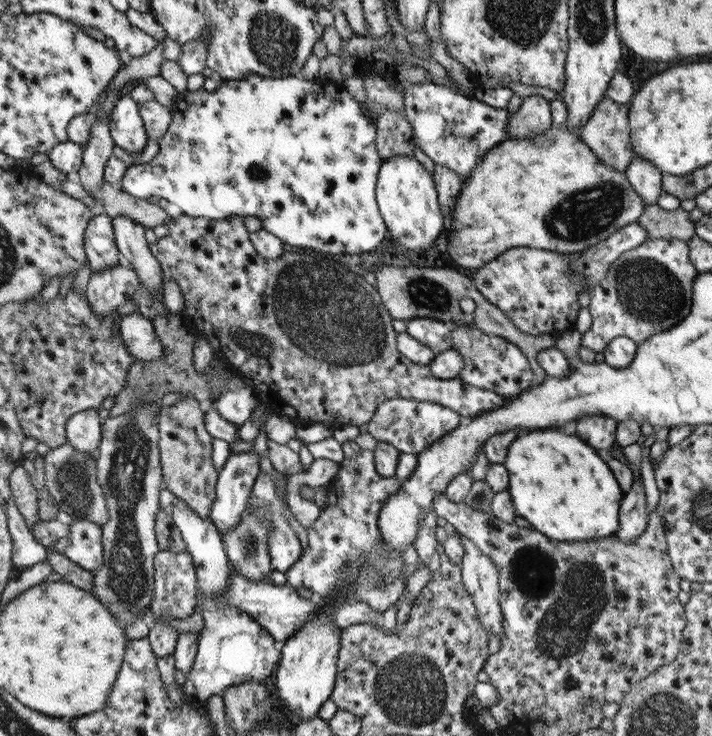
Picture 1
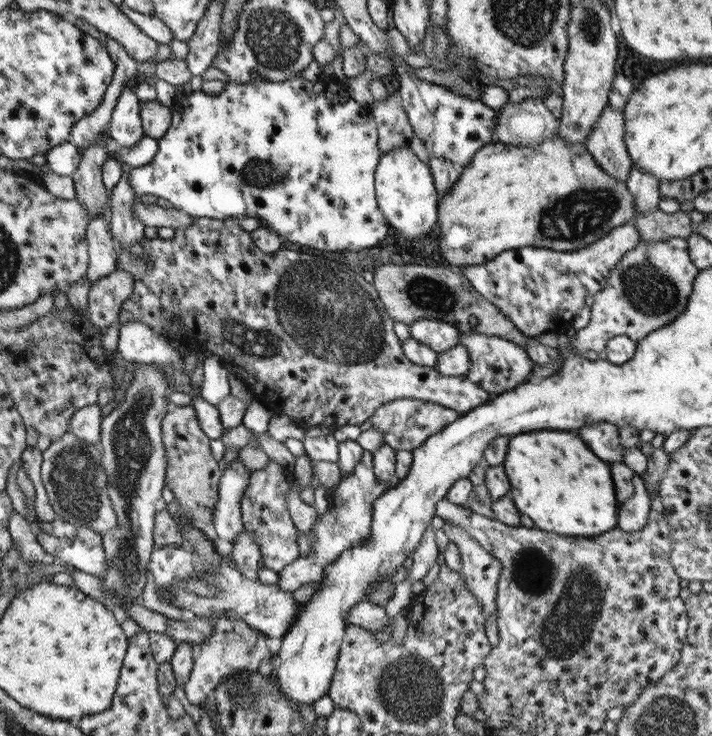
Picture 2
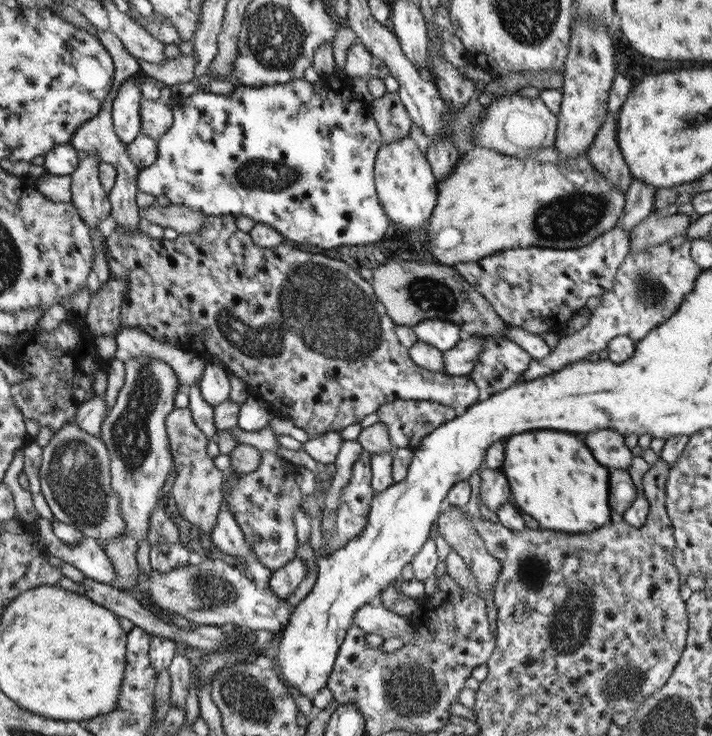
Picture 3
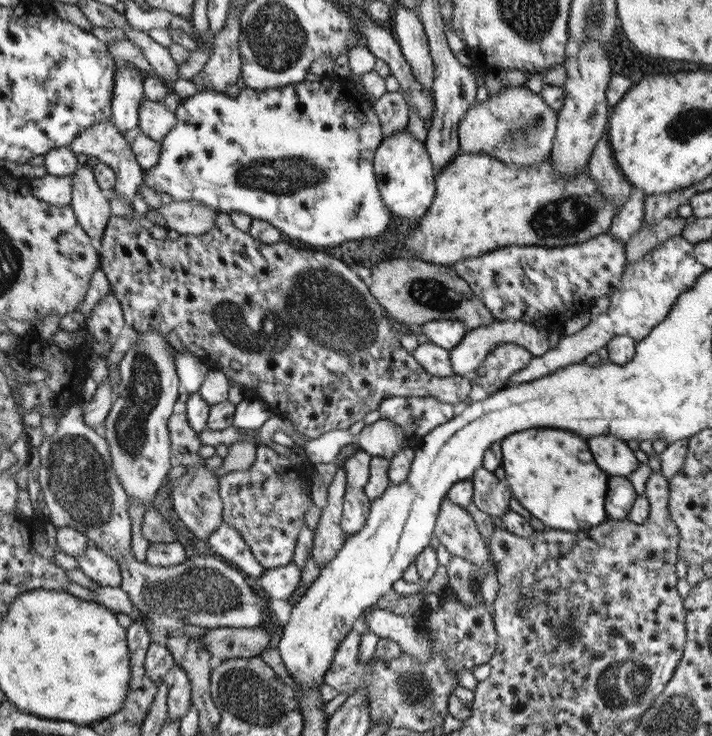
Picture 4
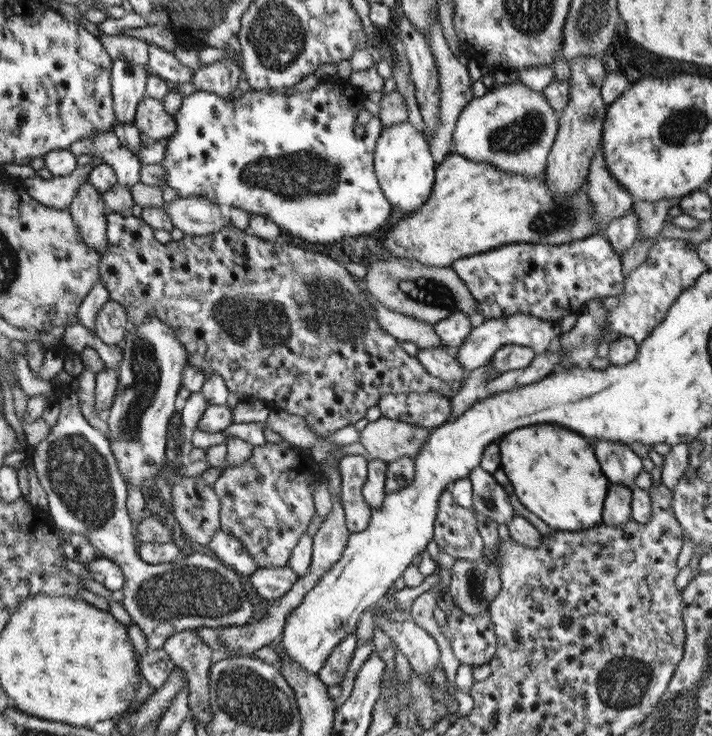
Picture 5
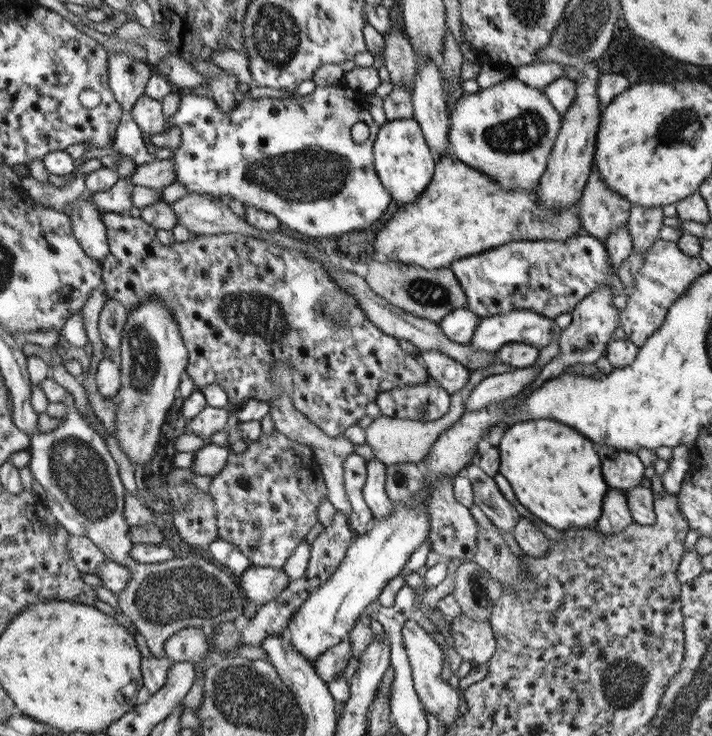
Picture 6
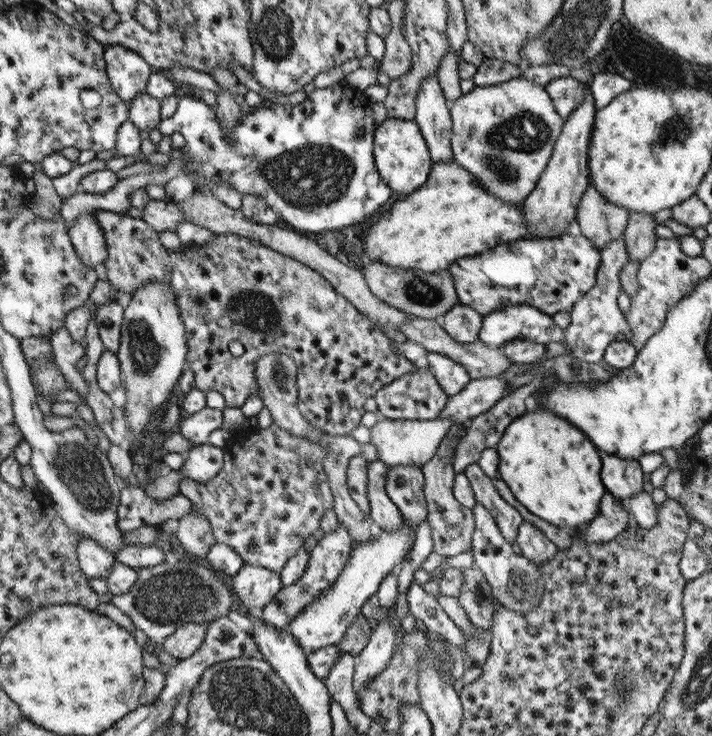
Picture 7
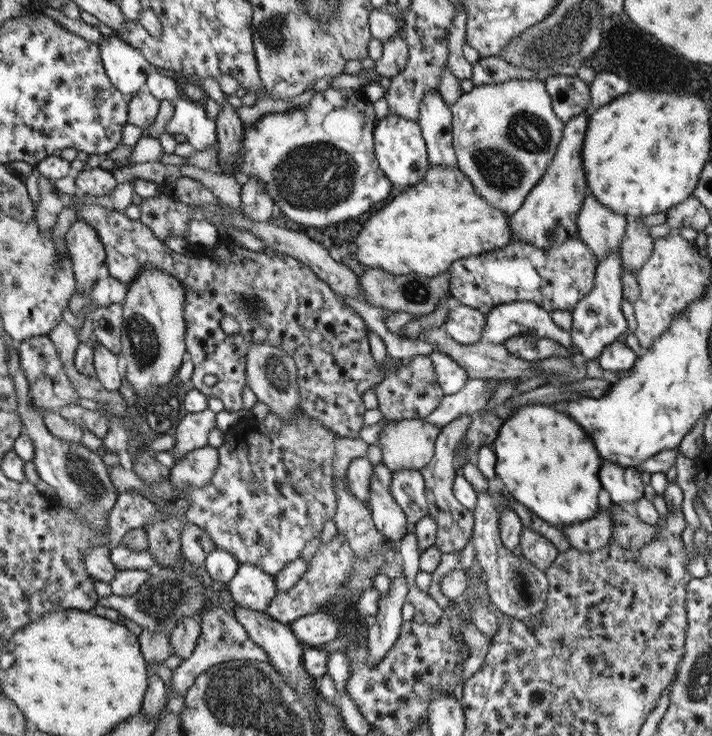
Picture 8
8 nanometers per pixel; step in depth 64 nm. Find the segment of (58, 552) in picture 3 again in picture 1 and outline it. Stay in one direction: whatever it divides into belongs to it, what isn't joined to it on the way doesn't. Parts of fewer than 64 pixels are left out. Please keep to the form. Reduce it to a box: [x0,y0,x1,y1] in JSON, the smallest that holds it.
[50,519,104,572]

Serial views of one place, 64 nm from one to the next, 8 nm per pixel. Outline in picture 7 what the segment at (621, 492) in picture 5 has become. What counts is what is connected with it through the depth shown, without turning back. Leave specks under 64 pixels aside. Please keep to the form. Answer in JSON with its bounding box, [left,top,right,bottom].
[574,490,630,544]

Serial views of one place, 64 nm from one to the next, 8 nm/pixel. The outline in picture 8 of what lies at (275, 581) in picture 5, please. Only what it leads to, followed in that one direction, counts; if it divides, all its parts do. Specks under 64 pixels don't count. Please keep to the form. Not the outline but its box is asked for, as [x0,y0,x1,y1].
[226,563,277,612]

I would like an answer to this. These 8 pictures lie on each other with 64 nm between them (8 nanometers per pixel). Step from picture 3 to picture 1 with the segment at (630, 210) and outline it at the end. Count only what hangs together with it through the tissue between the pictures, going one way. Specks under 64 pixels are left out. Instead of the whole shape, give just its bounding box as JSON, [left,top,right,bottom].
[626,154,663,205]

